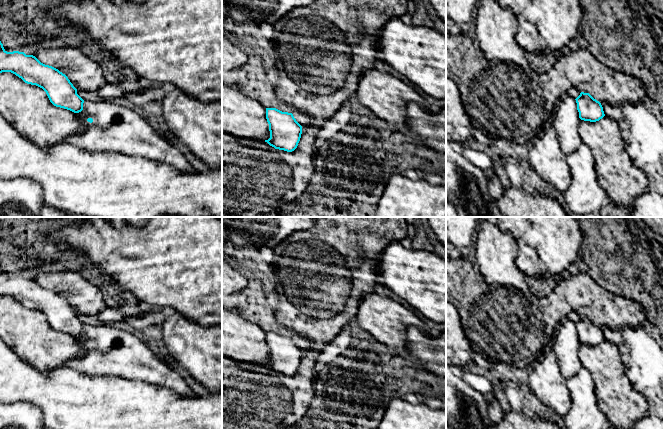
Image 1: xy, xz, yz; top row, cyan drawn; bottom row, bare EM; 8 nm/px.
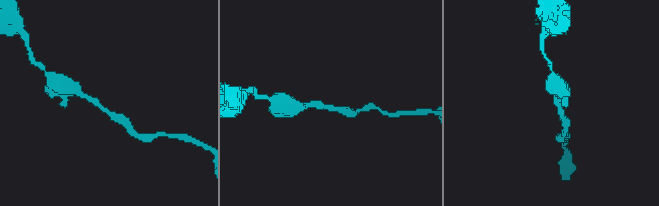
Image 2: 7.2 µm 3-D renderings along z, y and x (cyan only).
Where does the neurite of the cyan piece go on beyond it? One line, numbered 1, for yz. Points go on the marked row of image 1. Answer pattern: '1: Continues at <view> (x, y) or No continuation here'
1: No continuation here

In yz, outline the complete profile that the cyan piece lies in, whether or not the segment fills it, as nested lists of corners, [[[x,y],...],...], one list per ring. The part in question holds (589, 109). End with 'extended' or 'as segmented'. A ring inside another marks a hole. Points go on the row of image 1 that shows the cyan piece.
[[[581,92],[575,100],[581,120],[596,122],[605,116],[601,103],[589,93]]]; as segmented

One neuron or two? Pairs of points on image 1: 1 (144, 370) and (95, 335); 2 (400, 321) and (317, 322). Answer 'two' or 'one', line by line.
1: one
2: two

